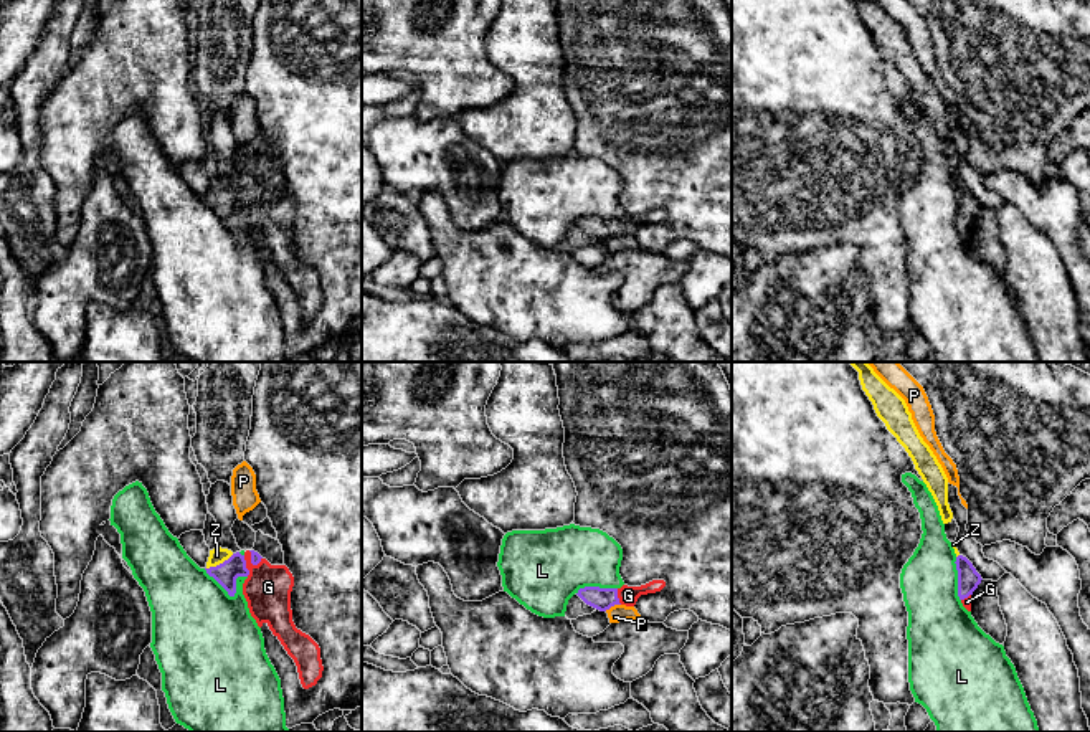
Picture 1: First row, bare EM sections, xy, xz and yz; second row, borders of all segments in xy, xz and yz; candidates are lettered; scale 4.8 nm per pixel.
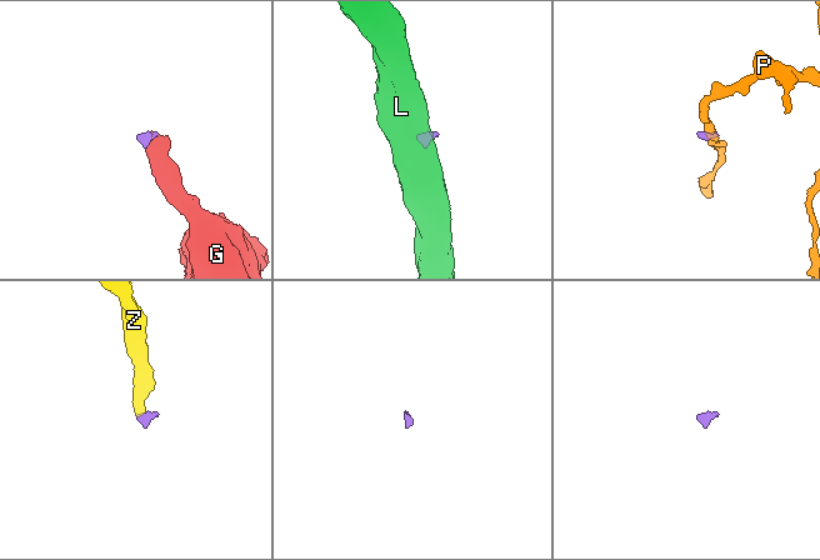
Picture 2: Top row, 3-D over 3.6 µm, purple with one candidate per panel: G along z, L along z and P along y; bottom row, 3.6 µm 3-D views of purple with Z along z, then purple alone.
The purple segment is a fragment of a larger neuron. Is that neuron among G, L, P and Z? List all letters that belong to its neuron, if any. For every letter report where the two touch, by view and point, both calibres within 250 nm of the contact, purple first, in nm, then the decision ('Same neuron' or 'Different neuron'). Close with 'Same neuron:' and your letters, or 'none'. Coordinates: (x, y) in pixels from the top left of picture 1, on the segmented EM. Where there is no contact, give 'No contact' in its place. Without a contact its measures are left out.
G: Touches purple at xy (245, 565). Thickness 110 nm (purple) against 220 nm. Same neuron
L: Touches purple at xy (232, 595). Thickness 110 nm (purple) against 480 nm. Different neuron
P: Touches purple at xz (611, 605). Thickness 110 nm (purple) against 90 nm. Different neuron
Z: Touches purple at xy (220, 564). Thickness 110 nm (purple) against 80 nm. Same neuron
Same neuron: G, Z

